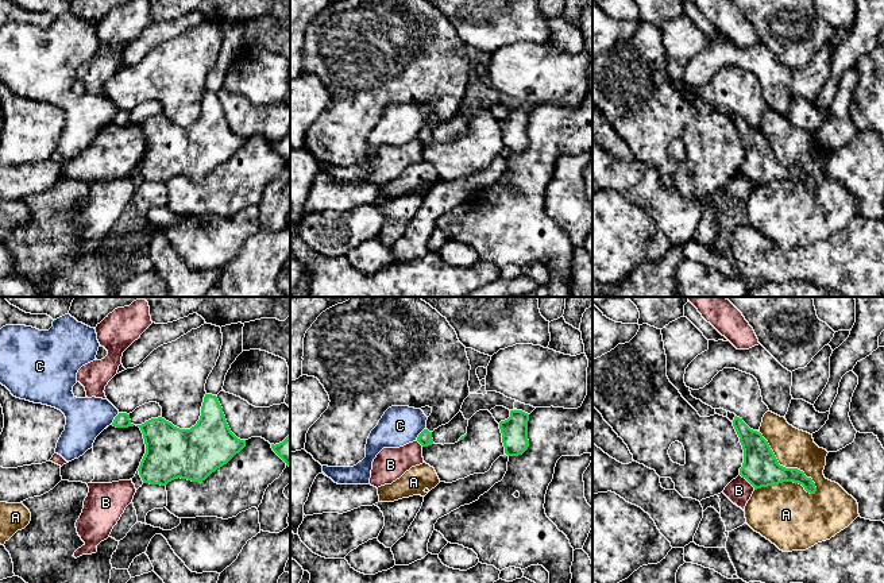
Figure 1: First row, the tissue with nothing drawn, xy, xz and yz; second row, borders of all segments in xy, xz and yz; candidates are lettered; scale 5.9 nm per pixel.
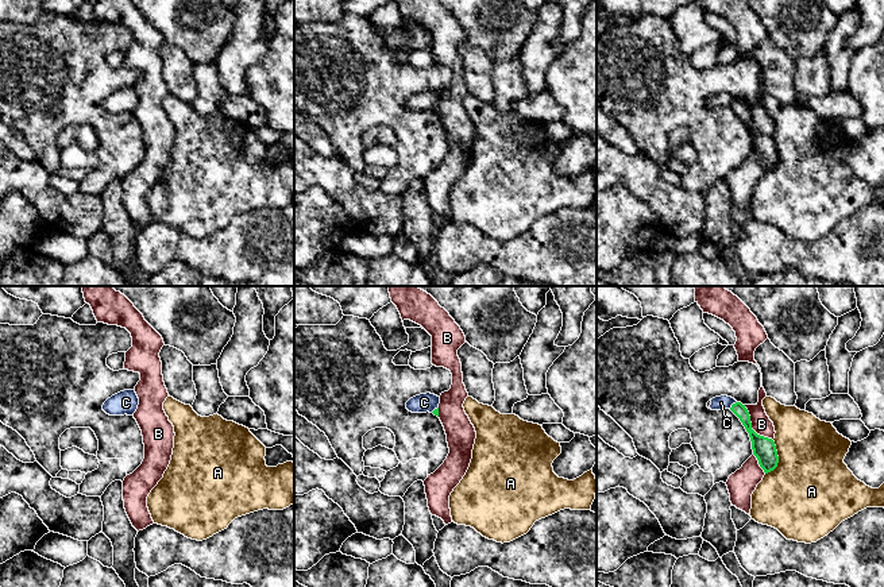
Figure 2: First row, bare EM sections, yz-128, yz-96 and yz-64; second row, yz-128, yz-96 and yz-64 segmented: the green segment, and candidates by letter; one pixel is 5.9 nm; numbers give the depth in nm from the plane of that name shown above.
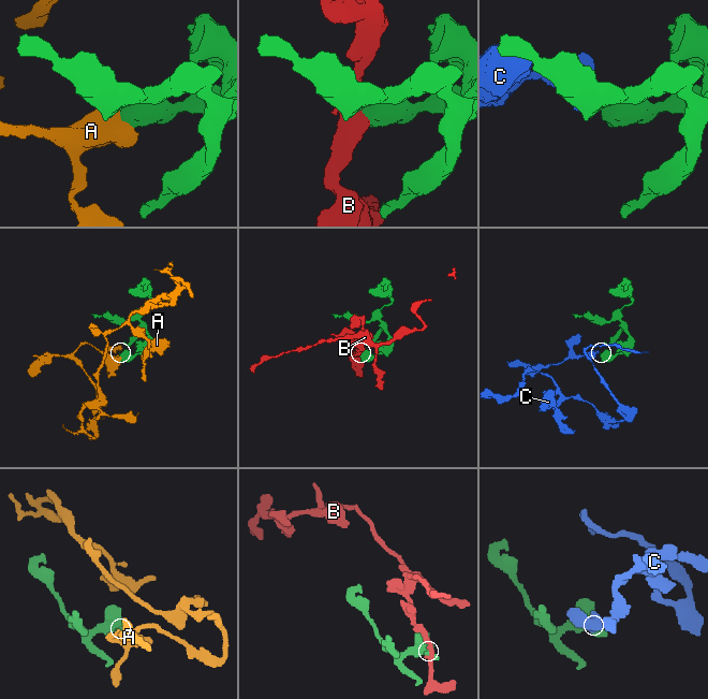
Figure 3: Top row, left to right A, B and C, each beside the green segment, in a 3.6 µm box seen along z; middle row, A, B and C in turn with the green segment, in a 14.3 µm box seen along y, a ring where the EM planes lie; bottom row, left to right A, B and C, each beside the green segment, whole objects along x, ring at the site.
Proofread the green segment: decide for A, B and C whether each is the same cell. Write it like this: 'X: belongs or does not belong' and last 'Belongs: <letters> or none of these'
A: does not belong
B: does not belong
C: does not belong
Belongs: none of these

